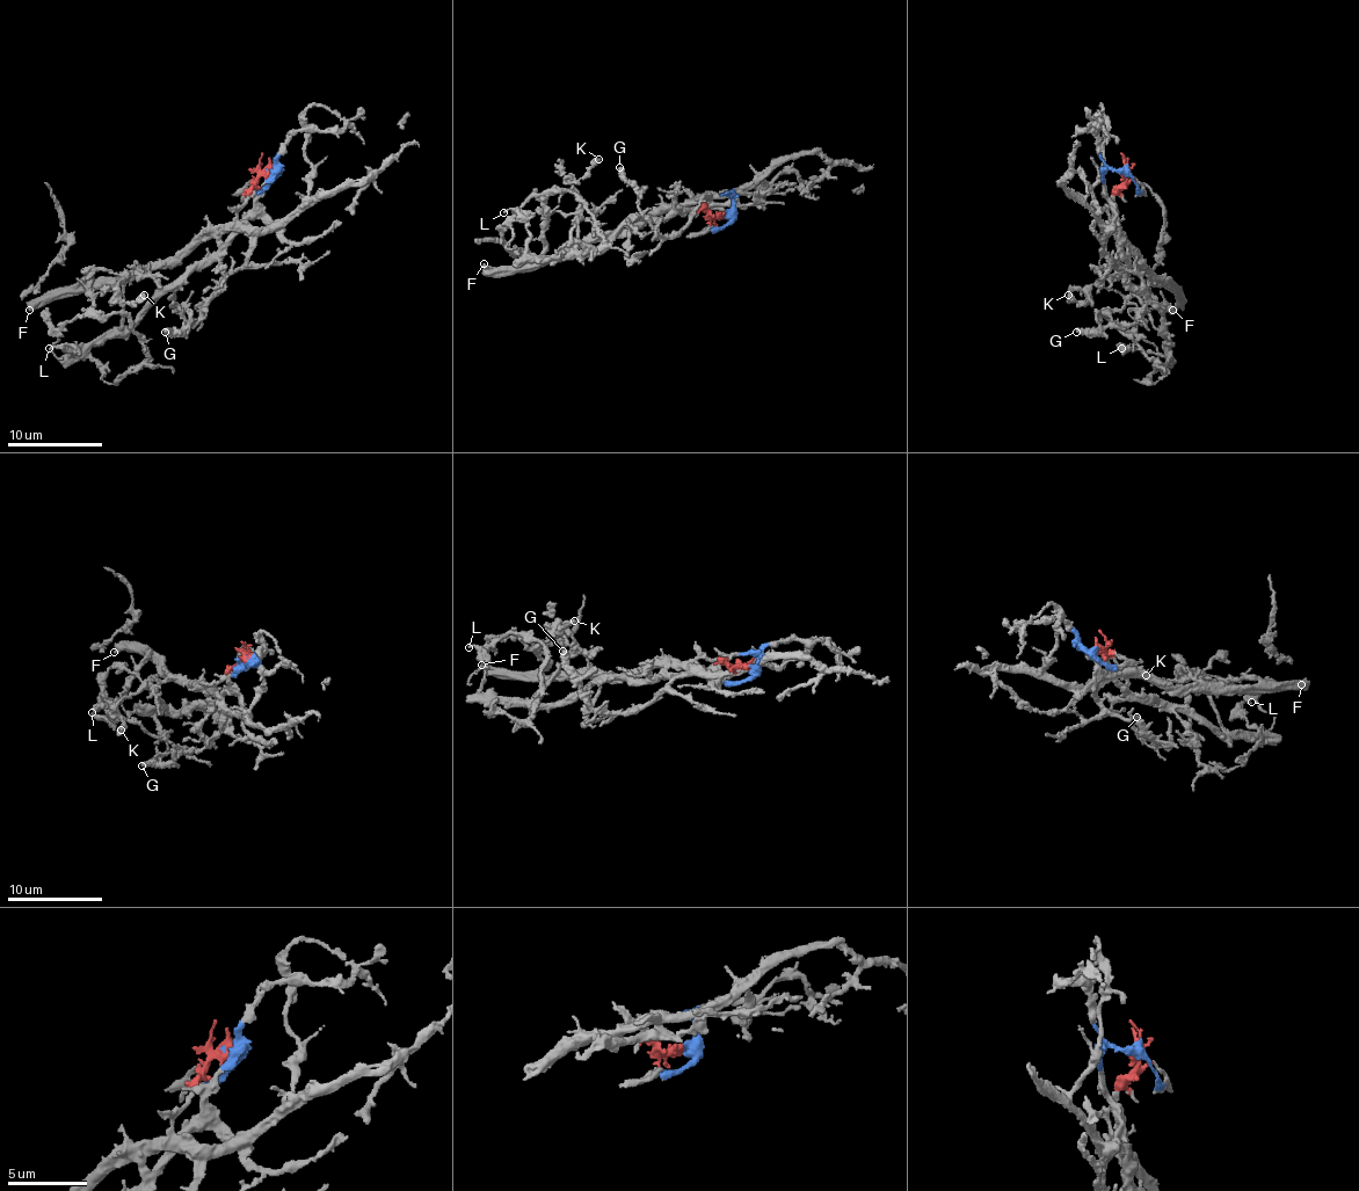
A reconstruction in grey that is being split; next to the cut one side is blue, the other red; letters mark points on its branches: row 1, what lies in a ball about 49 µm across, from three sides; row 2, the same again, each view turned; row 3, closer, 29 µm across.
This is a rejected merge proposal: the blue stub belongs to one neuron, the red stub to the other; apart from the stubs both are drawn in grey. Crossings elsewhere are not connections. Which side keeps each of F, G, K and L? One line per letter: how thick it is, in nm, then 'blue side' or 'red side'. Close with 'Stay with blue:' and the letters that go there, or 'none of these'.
F: 440 nm | red side
G: 380 nm | red side
K: 360 nm | blue side
L: 160 nm | blue side
Stay with blue: K, L

